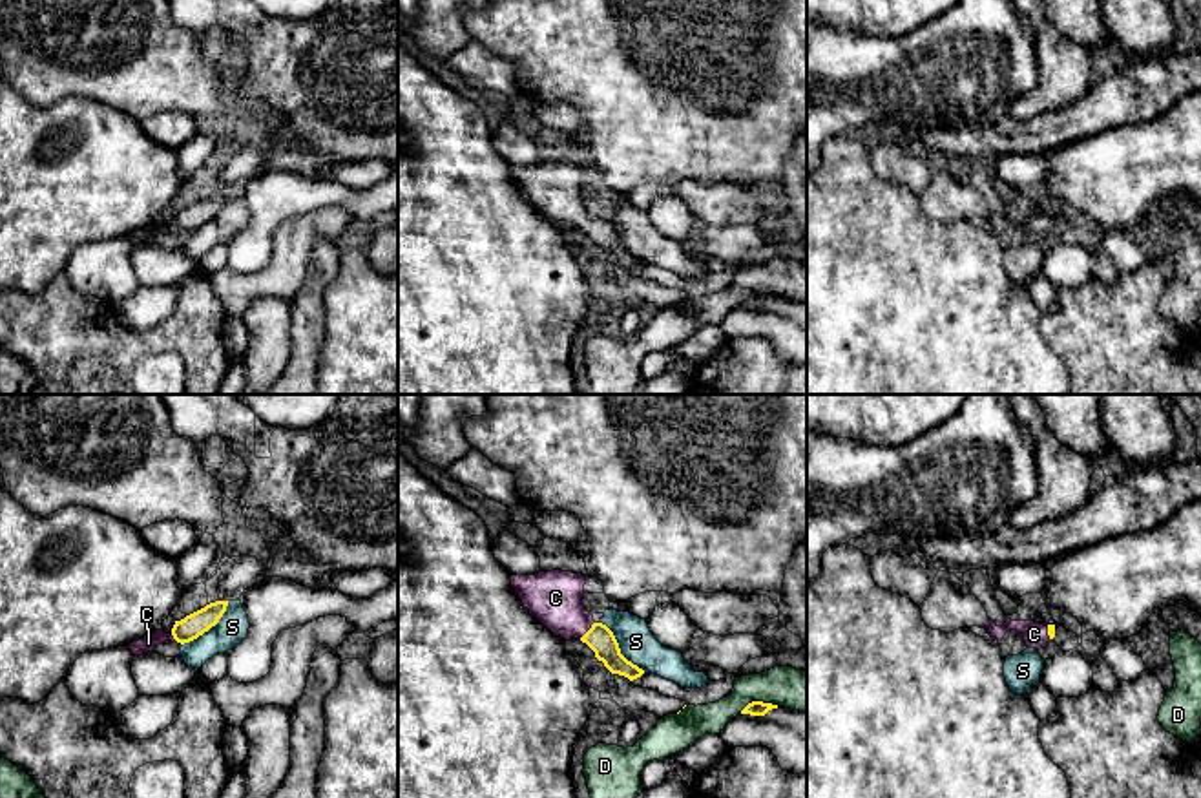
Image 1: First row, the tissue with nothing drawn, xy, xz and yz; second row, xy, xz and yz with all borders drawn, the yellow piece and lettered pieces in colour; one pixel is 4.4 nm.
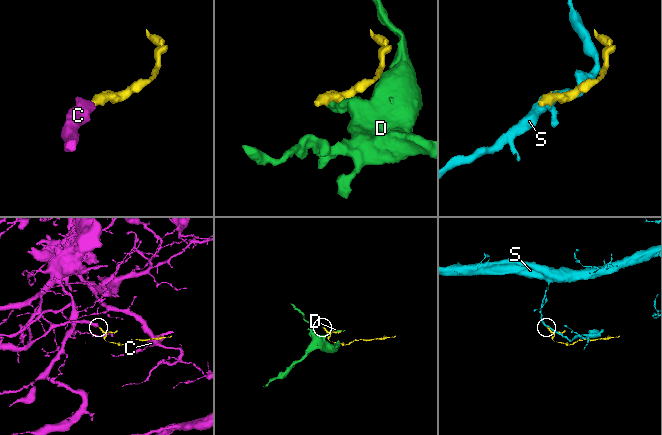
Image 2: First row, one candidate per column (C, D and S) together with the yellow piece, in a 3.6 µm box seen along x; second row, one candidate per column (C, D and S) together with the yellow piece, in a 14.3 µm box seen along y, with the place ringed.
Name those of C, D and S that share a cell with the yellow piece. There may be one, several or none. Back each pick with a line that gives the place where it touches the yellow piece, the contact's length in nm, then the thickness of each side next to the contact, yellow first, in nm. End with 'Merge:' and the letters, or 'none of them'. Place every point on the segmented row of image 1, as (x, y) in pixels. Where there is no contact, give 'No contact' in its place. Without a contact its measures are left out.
C: Touches yellow at xz (588, 630). Shared border 100 nm. Thickness 120 nm (yellow) against 240 nm
Merge: C

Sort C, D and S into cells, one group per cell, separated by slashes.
C / D / S

